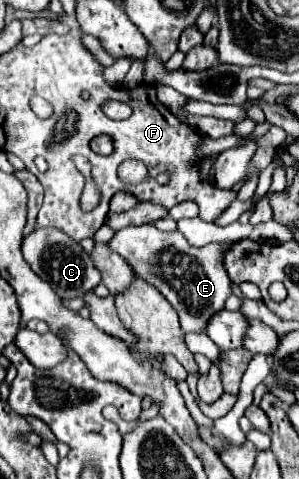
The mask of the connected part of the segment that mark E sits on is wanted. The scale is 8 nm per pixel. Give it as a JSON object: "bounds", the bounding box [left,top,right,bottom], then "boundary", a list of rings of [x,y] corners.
{"bounds":[109,225,231,333],"boundary":[[[153,225],[123,227],[109,241],[109,247],[119,253],[147,283],[155,285],[179,315],[183,333],[205,333],[207,321],[225,309],[231,291],[231,279],[223,269],[221,245],[211,243],[205,247],[193,247],[179,233],[163,233]]]}

